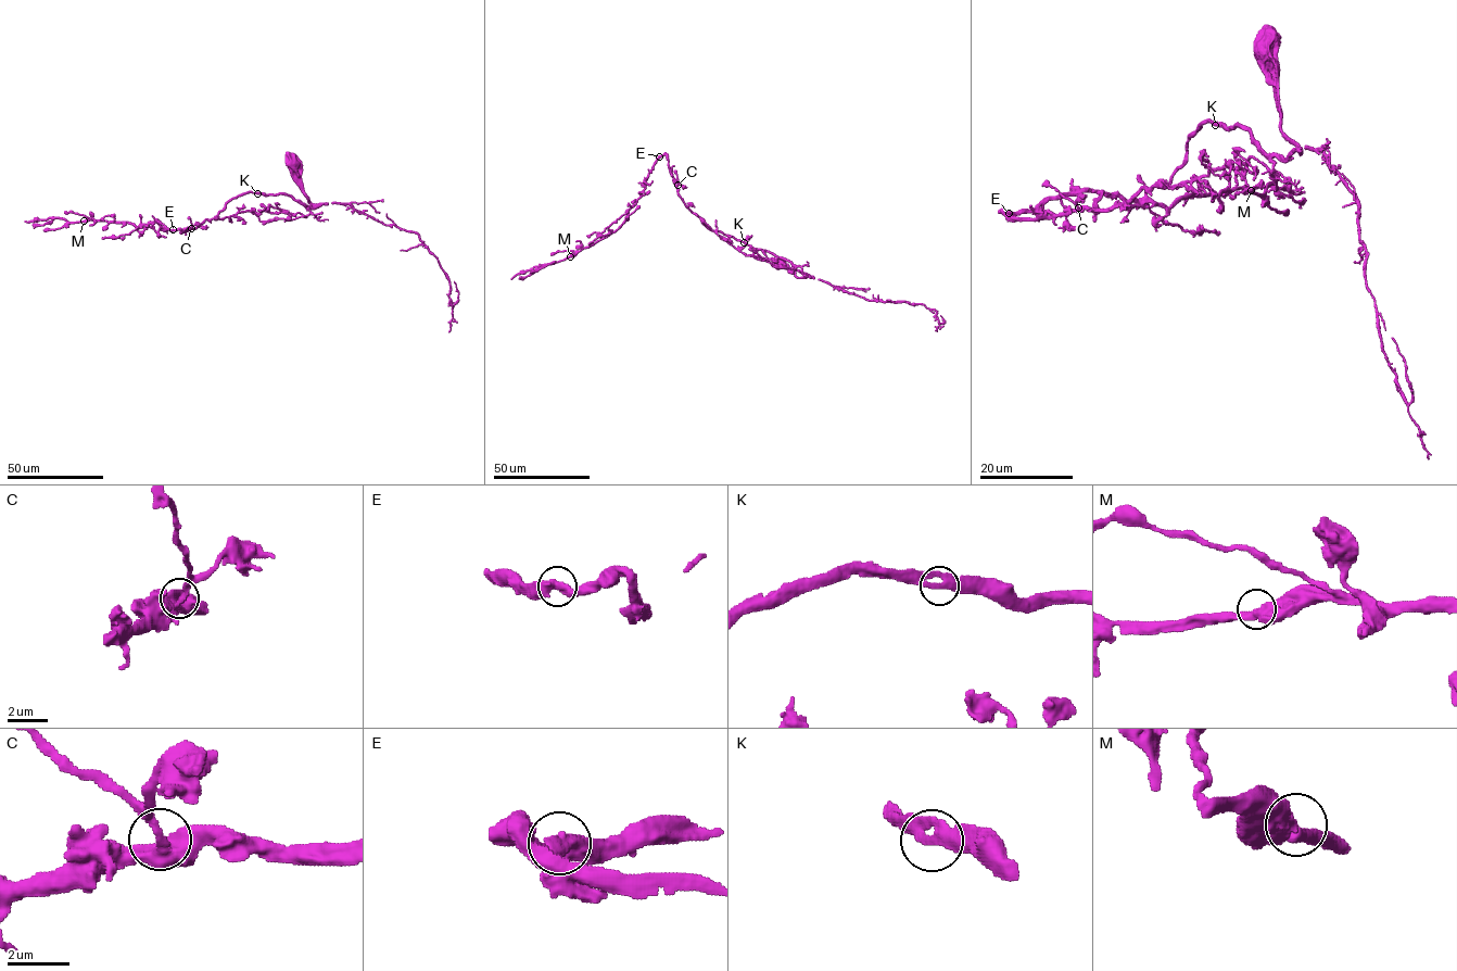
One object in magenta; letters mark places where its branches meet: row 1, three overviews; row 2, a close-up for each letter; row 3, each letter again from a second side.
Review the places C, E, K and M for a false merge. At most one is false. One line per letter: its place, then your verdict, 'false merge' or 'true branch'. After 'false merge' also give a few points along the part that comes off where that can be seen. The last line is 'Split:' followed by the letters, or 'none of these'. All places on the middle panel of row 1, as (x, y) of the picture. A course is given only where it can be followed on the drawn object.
C: place (678, 185); true branch
E: place (659, 156); true branch
K: place (744, 242); true branch
M: place (570, 256); true branch
Split: none of these

